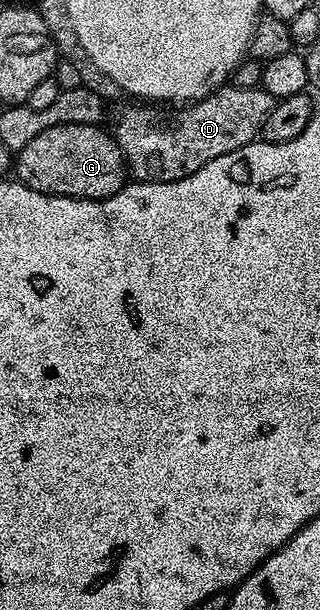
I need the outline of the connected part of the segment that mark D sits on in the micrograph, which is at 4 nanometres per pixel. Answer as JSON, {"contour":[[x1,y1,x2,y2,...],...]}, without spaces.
{"contour":[[223,87,189,107,158,108,150,103,134,103,119,115,112,136,134,181,175,181,200,171,204,163,212,163,220,155,249,145,261,134,262,121,272,111,275,100,261,87]]}

